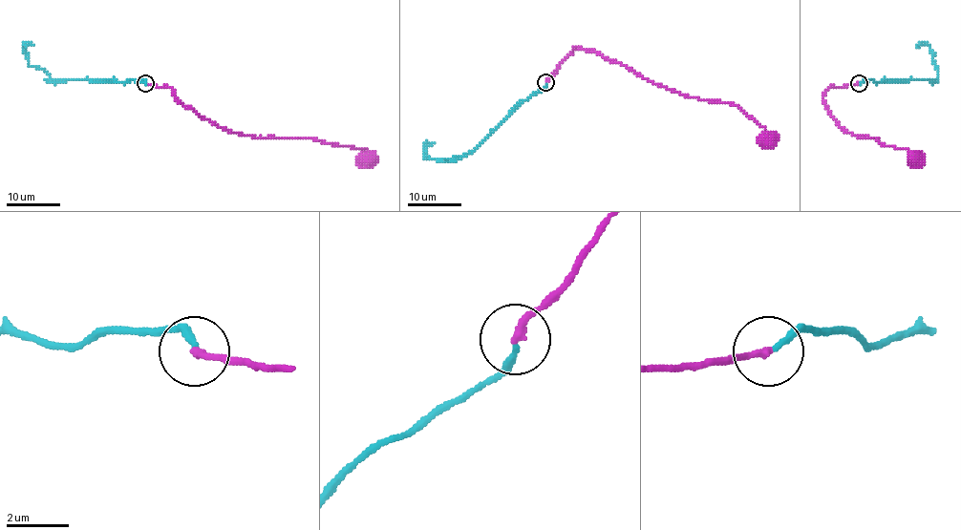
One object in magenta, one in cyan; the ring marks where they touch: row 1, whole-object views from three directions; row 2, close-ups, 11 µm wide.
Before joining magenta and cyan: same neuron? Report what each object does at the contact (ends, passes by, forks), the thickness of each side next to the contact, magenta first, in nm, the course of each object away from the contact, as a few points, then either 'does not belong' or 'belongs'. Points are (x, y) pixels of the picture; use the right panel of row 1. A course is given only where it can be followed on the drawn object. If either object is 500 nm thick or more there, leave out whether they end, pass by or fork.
magenta ends | cyan ends | 240/200 nm | magenta via (858, 84), (830, 87), (823, 95), (827, 111), (844, 131), (905, 148), (921, 168) | cyan via (860, 84), (864, 80), (875, 82), (926, 78), (932, 81), (937, 77), (932, 53), (928, 47), (918, 44) | belongs

